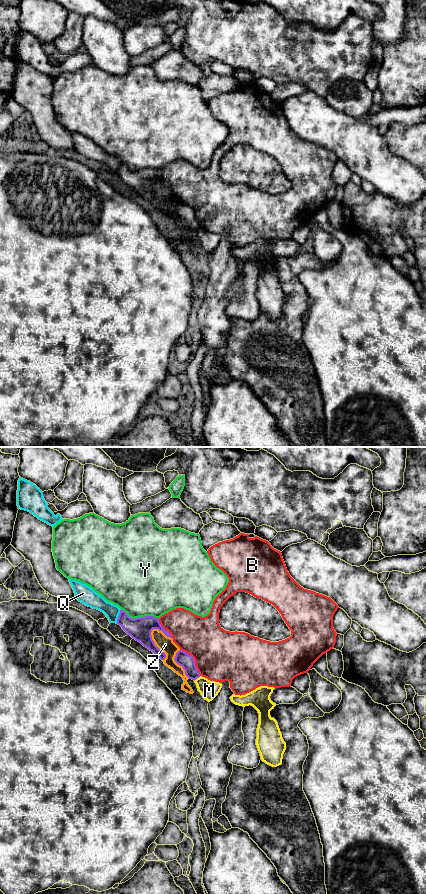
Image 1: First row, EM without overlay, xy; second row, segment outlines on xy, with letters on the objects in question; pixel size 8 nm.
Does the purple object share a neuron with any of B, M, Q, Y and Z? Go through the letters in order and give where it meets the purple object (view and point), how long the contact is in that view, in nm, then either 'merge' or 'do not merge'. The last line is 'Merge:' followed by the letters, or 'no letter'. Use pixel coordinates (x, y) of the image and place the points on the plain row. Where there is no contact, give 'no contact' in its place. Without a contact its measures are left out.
B: xy (194, 212) | 280 nm | do not merge
M: xy (197, 229) | 60 nm | do not merge
Q: xy (118, 168) | 130 nm | do not merge
Y: xy (140, 169) | 320 nm | do not merge
Z: xy (154, 196) | 280 nm | do not merge
Merge: no letter

